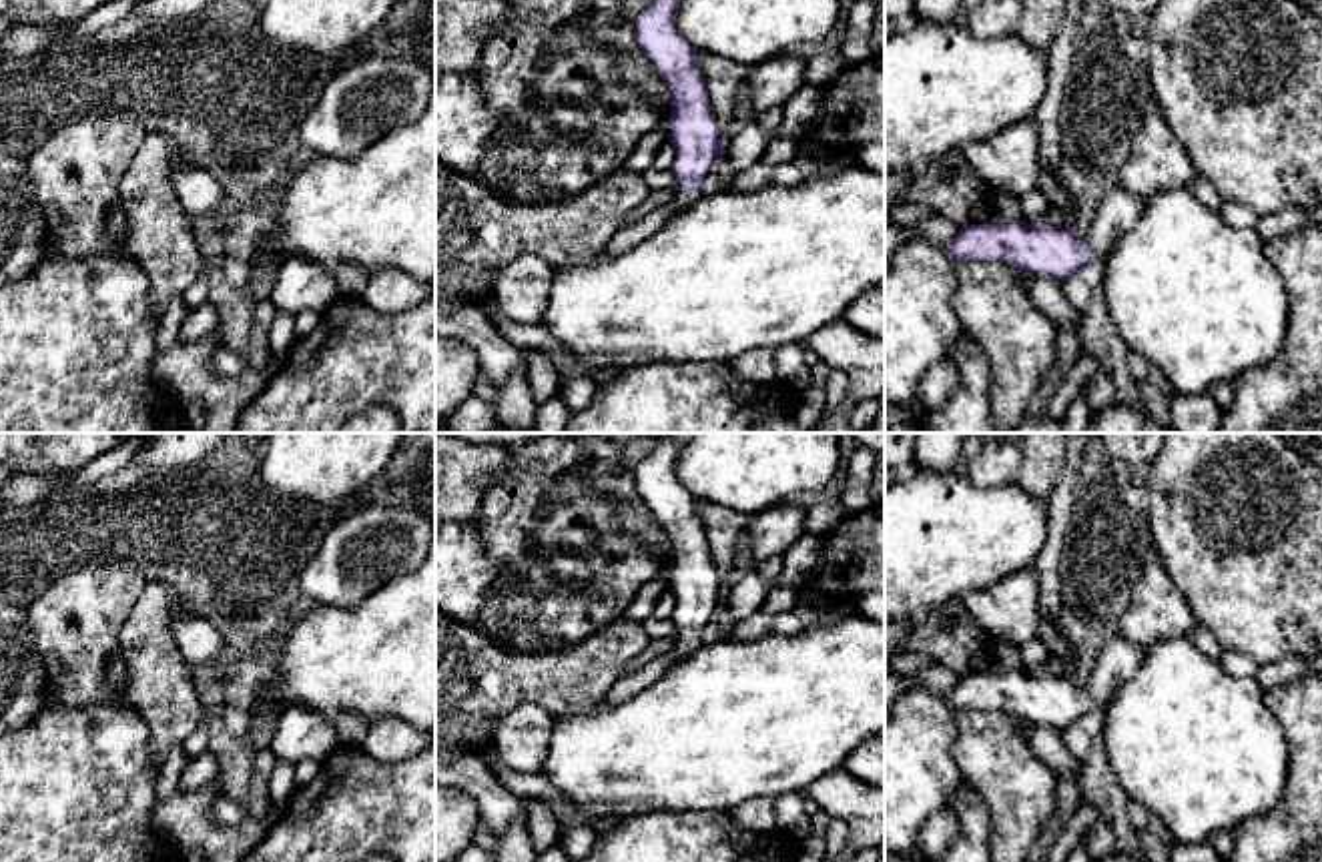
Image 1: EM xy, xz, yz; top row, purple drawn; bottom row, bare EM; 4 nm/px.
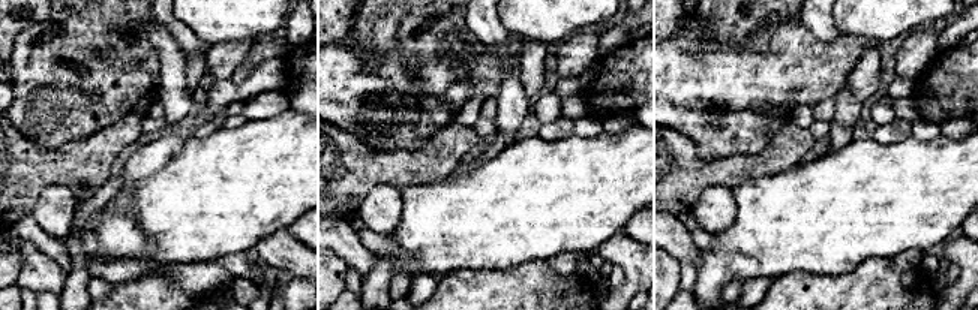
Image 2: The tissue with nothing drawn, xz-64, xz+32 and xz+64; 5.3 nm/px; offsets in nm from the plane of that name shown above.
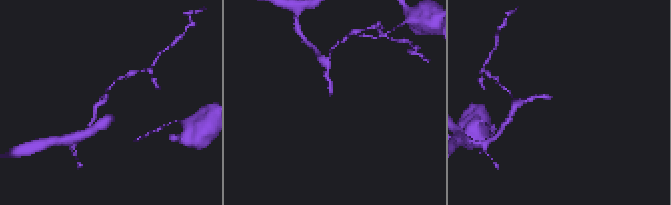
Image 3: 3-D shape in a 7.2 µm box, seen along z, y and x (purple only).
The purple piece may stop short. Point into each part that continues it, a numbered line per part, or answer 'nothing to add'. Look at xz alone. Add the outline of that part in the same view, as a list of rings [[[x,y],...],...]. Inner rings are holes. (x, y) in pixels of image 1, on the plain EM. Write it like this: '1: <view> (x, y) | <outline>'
1: xz (681, 650) | [[[676,639],[672,650],[666,654],[670,670],[676,668],[680,662],[684,662],[688,656],[692,656],[700,645],[702,645],[700,639],[690,641]]]

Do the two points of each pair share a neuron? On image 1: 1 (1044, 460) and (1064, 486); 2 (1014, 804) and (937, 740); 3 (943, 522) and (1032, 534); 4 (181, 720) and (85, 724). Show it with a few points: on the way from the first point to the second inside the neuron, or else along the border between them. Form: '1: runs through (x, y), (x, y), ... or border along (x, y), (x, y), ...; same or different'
1: border along (1068, 454), (1050, 502); different
2: border along (955, 718), (955, 764), (961, 780); different
3: runs through (965, 534), (1010, 534); same
4: border along (131, 706), (147, 726), (149, 762), (157, 768); different

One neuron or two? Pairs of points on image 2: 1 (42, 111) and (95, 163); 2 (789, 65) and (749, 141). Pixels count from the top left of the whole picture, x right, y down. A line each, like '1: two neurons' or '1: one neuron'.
1: two neurons
2: one neuron

